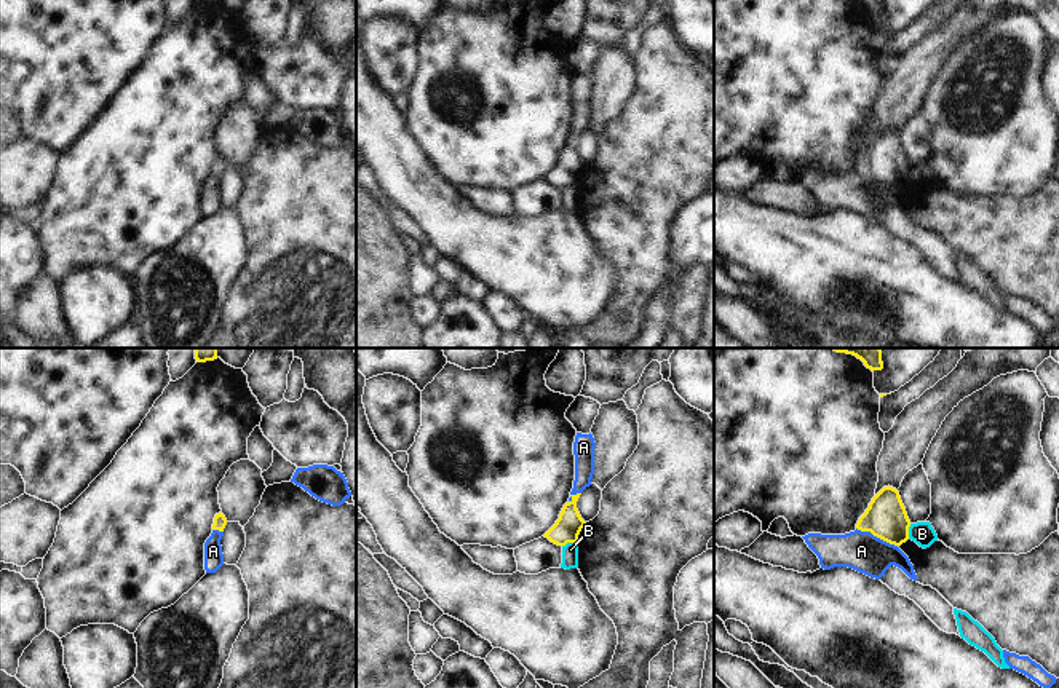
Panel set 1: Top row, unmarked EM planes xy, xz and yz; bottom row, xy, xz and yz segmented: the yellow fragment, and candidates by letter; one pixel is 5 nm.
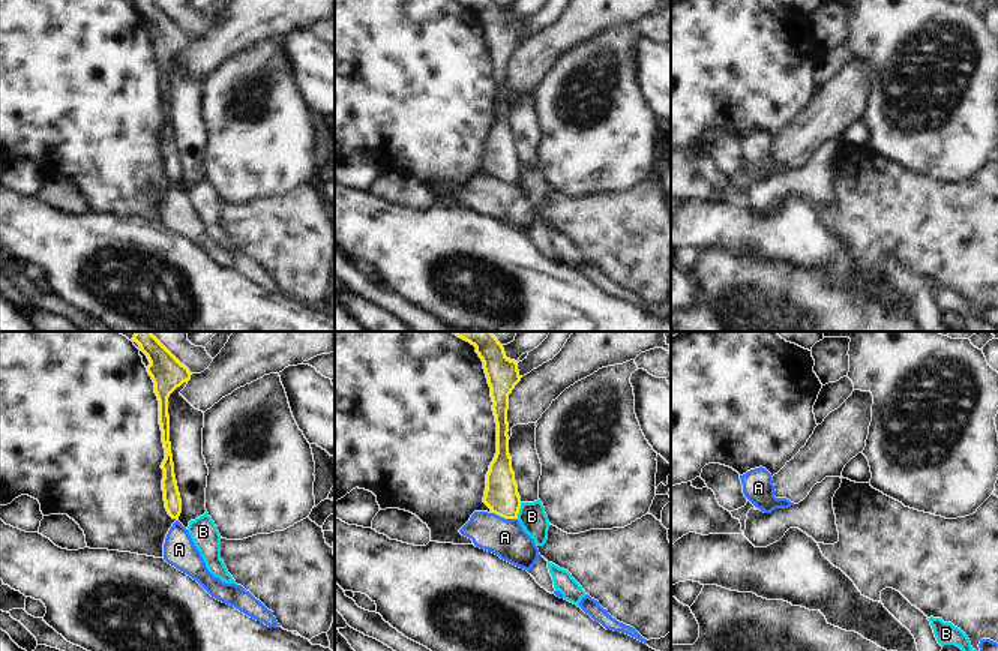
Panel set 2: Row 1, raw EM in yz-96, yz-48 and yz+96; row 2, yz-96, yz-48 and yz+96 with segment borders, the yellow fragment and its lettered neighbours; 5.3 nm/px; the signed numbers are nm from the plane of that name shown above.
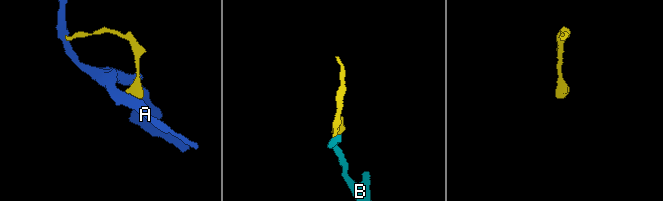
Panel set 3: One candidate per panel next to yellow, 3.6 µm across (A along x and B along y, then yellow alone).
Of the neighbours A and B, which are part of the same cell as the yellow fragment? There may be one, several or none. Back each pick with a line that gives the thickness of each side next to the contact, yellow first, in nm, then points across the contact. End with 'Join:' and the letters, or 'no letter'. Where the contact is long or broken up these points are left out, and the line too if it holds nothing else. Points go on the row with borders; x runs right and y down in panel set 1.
Join: no letter

